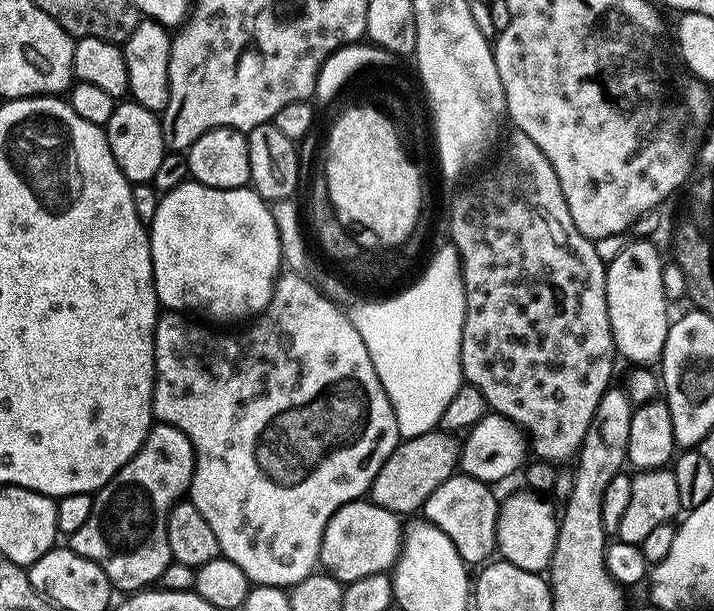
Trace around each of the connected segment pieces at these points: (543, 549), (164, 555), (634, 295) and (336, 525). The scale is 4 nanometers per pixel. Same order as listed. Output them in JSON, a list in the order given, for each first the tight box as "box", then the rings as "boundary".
[{"box":[496,490,558,573],"boundary":[[[532,490],[523,491],[499,501],[496,513],[496,547],[499,555],[514,566],[543,573],[551,565],[554,554],[558,512],[544,501],[547,499],[543,495]]]},{"box":[70,423,197,594],"boundary":[[[157,423],[149,431],[144,445],[130,458],[130,462],[119,468],[114,478],[110,478],[110,482],[106,482],[106,486],[102,486],[93,495],[90,518],[86,518],[82,530],[71,536],[70,546],[78,554],[82,554],[82,558],[90,558],[95,564],[102,566],[113,589],[120,591],[121,588],[124,594],[135,594],[147,589],[155,585],[160,575],[173,563],[170,542],[166,538],[168,516],[183,497],[180,495],[183,492],[185,495],[194,483],[197,455],[197,449],[192,447],[190,438],[186,438],[182,430],[169,424]]]},{"box":[606,240,670,366],"boundary":[[[632,240],[613,261],[606,264],[606,314],[610,320],[612,347],[632,366],[652,366],[663,357],[670,323],[668,296],[664,293],[665,274],[657,271],[656,257],[649,241]]]},{"box":[319,499,398,585],"boundary":[[[371,499],[351,500],[339,508],[324,528],[320,542],[319,567],[335,576],[341,585],[364,578],[366,574],[388,572],[398,552],[398,516],[373,504]]]}]

